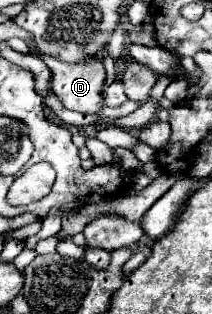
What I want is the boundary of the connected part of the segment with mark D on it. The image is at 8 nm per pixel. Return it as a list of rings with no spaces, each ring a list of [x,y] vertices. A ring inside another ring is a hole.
[[[98,62],[60,64],[62,76],[52,78],[52,92],[68,110],[82,114],[98,114],[104,108],[104,66]]]

